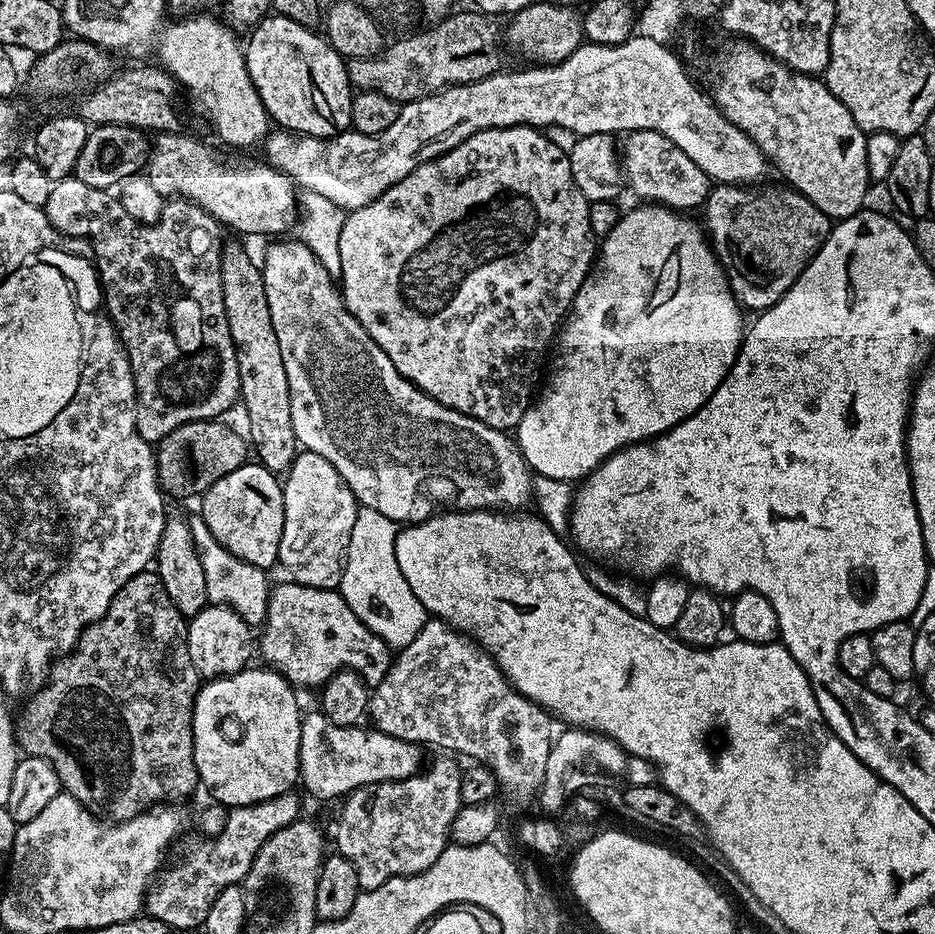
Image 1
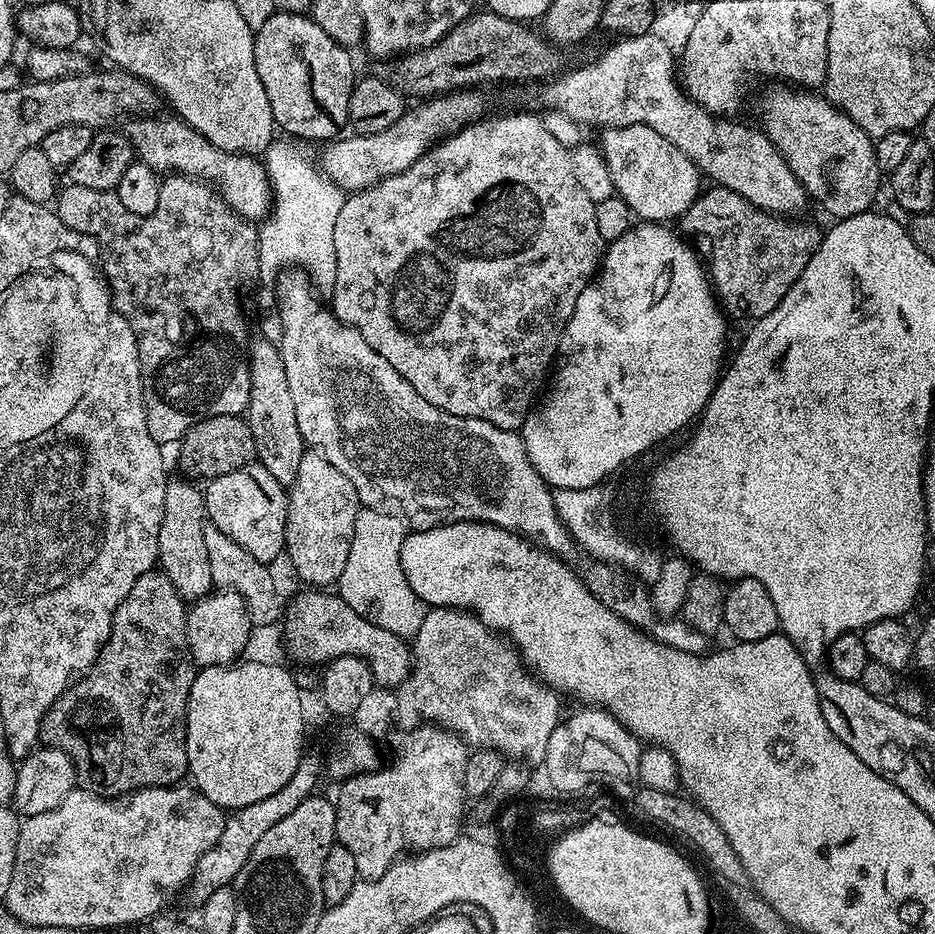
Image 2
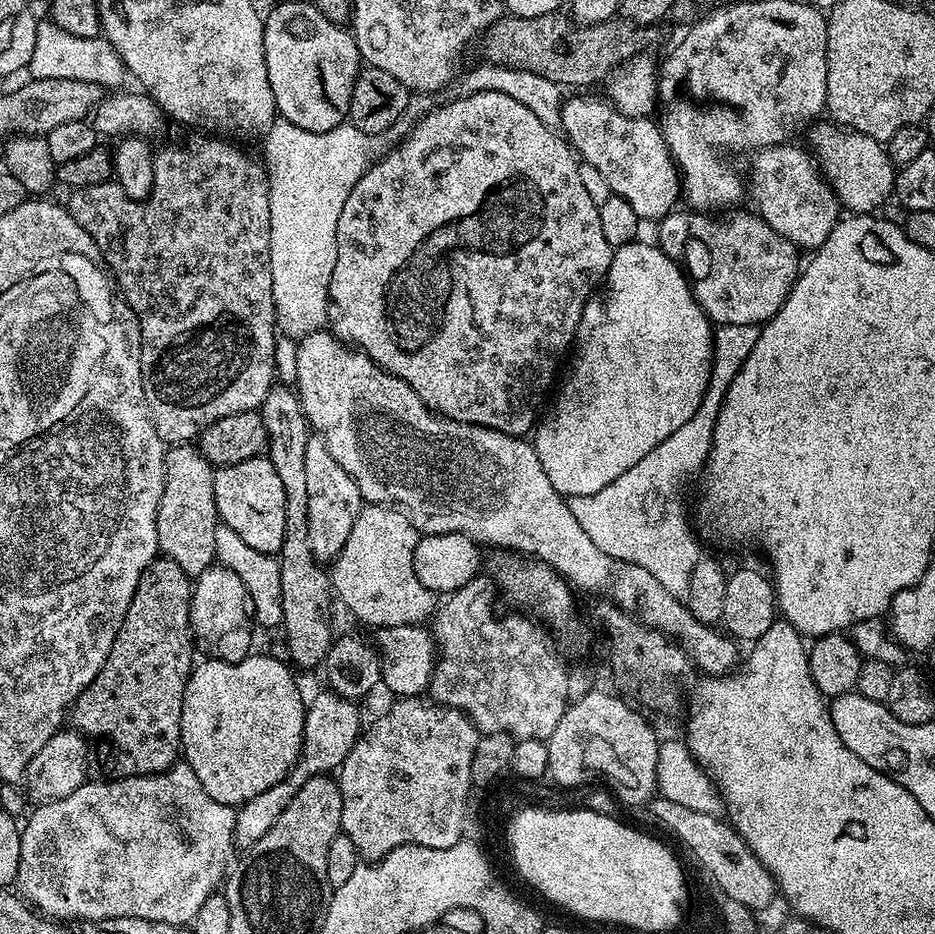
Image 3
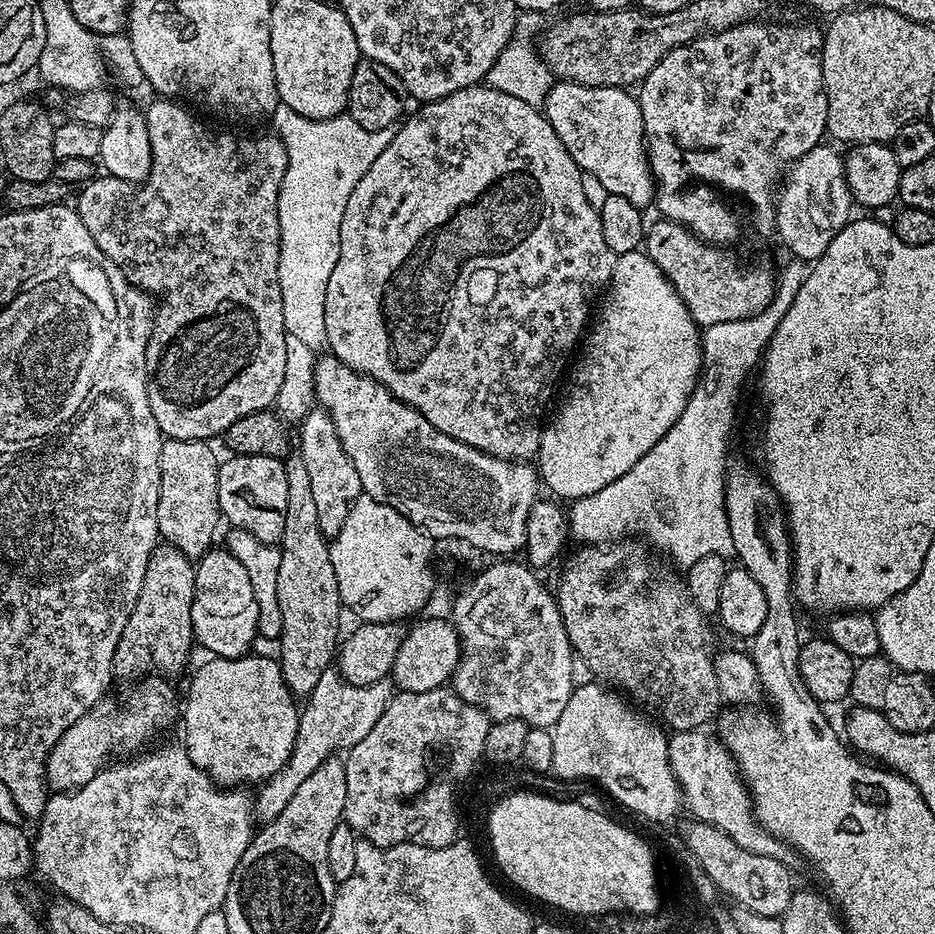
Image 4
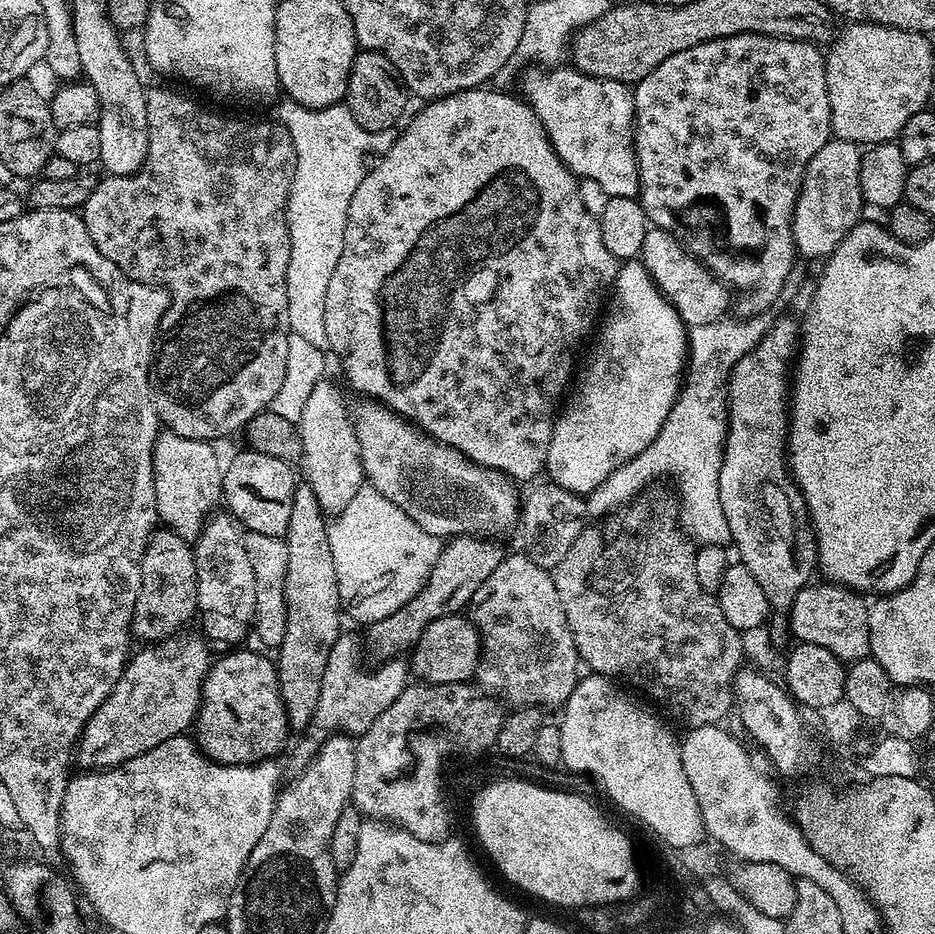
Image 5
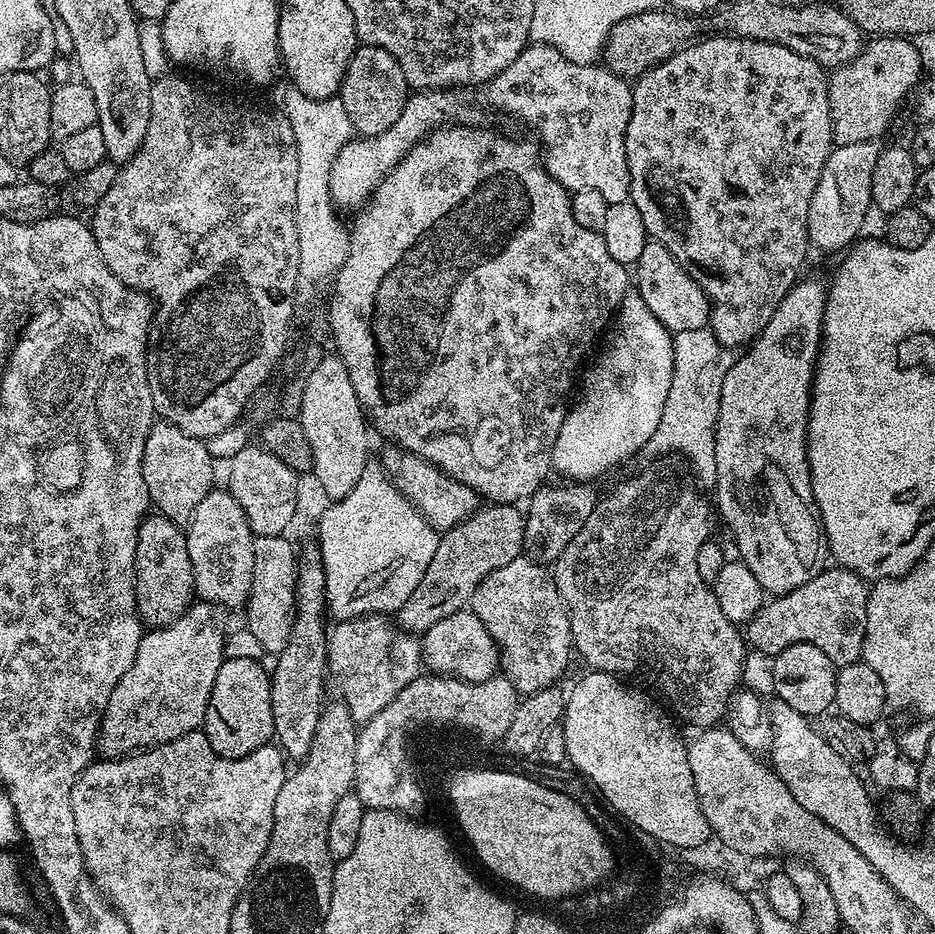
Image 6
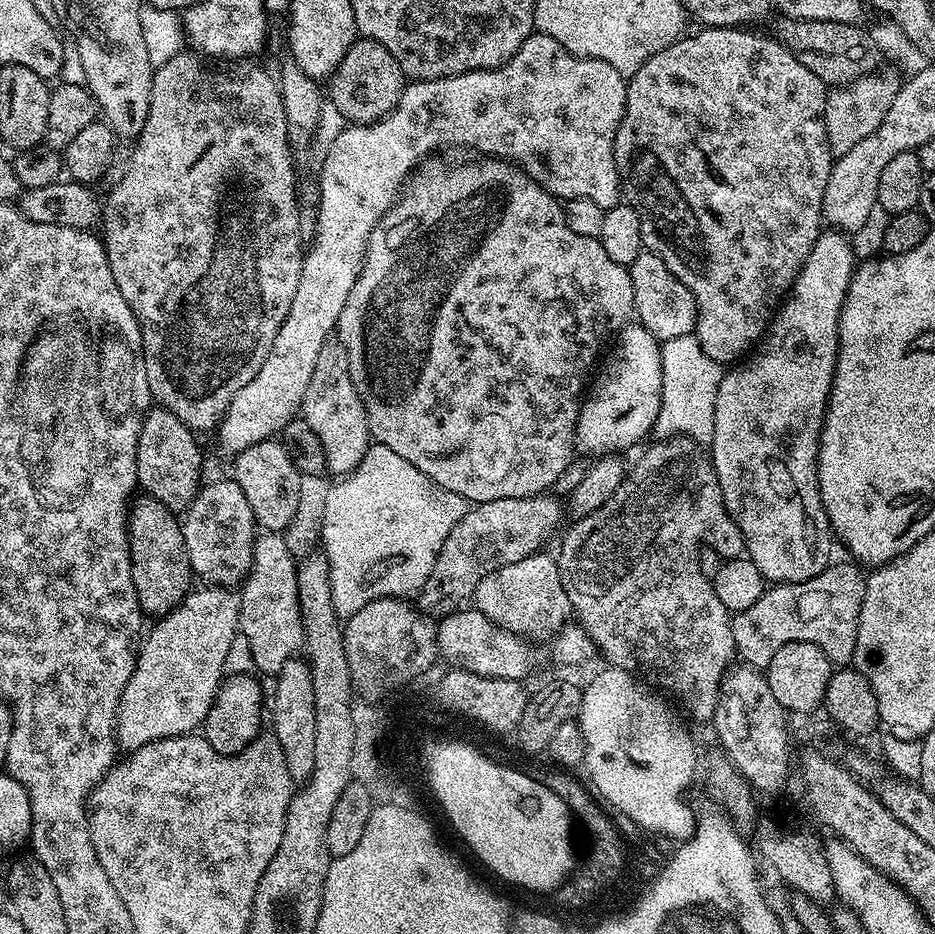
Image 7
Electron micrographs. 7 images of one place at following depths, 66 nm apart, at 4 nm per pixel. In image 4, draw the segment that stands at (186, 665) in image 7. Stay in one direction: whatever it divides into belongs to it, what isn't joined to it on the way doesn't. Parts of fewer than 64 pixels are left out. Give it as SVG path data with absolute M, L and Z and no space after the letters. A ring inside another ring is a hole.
M156 674L149 675L136 682L129 692L122 693L117 700L99 700L91 710L82 714L82 718L78 718L78 722L74 722L74 726L70 726L62 738L58 738L54 750L50 750L44 767L44 779L48 781L49 789L53 793L72 792L86 786L90 778L104 771L115 752L135 753L138 750L135 748L155 732L170 727L175 720L177 723L176 692L164 680L167 679Z

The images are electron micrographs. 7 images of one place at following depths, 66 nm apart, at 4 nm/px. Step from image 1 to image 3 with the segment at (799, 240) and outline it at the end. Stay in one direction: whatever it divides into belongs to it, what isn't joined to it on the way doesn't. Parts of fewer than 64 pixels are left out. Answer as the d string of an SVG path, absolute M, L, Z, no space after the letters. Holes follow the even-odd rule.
M674 210L669 216L664 216L658 221L658 227L660 228L656 232L655 239L658 241L659 248L670 257L671 260L675 260L682 265L683 271L686 273L691 285L692 293L695 294L696 300L700 303L700 308L703 309L705 316L713 325L719 326L722 324L733 324L734 326L746 326L747 324L755 324L757 326L763 326L768 321L774 318L774 314L778 314L778 310L786 302L786 298L790 294L790 290L794 286L796 277L800 275L802 271L802 256L801 249L796 245L791 244L786 238L782 238L782 234L778 234L778 230L774 230L769 226L765 220L761 218L755 211L749 210L749 212L736 212L740 210L728 210L723 214L709 214L707 212L697 212L695 210Z

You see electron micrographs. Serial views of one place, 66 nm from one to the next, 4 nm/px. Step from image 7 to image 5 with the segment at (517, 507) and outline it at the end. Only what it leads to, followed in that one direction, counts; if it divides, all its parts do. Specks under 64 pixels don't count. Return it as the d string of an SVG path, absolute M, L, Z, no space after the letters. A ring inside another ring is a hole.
M453 536L441 547L438 554L438 562L434 562L434 570L430 570L430 578L424 589L402 610L394 610L390 618L382 618L378 622L367 625L365 636L362 636L366 645L366 652L373 656L373 661L383 662L399 657L400 652L407 653L415 649L417 642L422 638L426 626L432 620L437 620L443 616L454 616L463 613L469 607L474 598L474 590L498 570L498 566L503 562L506 552L499 548L497 541L483 536Z

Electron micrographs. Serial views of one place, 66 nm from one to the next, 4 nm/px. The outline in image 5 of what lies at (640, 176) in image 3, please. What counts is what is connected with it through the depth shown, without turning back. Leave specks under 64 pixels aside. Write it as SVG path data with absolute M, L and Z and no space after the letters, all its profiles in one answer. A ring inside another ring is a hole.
M560 66L549 67L552 68L549 72L526 73L522 96L531 104L534 114L538 114L558 158L577 178L598 182L598 186L606 190L608 197L639 197L640 179L634 139L636 102L633 89L617 80L594 78L590 74L580 72L575 66L556 67Z

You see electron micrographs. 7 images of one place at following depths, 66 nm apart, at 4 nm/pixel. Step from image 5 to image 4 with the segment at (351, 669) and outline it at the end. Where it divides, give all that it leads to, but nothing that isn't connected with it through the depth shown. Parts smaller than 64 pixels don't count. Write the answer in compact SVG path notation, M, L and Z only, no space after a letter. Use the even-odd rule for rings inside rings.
M335 667L327 668L322 678L318 678L318 686L314 686L300 708L298 738L286 766L259 785L257 792L260 793L255 793L255 819L267 822L278 818L278 814L286 810L290 798L294 798L295 792L302 787L302 782L306 782L306 778L310 778L310 774L314 774L322 762L333 759L337 754L347 753L348 749L362 742L366 734L370 734L374 722L382 718L393 695L394 688L388 680L379 680L370 686L354 686L341 678Z

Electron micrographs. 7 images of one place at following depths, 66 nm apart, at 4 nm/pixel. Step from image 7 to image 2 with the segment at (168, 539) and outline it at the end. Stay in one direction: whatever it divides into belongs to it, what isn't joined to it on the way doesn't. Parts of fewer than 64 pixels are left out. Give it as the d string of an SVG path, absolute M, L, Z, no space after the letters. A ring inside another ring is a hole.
M153 570L142 574L130 586L130 594L122 598L122 606L112 619L112 633L108 635L107 642L100 650L100 658L80 677L74 680L63 694L52 703L50 710L44 716L40 724L40 735L45 745L60 748L72 759L72 764L76 767L76 782L85 792L96 792L99 796L115 798L121 794L136 791L137 788L158 788L174 784L185 779L188 770L188 759L186 758L186 714L188 713L188 695L190 686L194 686L198 667L192 660L190 646L187 644L187 616L189 609L186 602L174 590L174 582L164 576L163 571Z

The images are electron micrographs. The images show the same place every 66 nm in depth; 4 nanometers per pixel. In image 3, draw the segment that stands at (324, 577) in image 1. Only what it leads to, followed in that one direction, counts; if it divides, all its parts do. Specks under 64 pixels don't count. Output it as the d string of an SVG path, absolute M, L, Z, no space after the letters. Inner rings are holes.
M319 438L309 439L306 446L306 494L310 550L321 562L335 561L346 546L346 538L350 538L350 530L354 530L362 501L354 478L350 478L350 474L338 466L334 454L330 454L328 447Z

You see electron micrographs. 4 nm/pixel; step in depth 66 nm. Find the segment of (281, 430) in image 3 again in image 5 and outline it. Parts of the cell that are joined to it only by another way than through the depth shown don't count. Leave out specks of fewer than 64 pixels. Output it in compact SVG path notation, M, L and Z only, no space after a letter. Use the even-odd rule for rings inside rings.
M306 482L297 483L294 490L290 506L290 526L282 539L286 542L286 634L278 649L280 657L275 657L274 663L289 729L304 730L314 718L314 710L318 708L318 694L322 694L322 674L326 674L326 661L330 659L330 650L342 634L342 609L338 580L334 574L334 556L330 554L328 524L324 511L318 506L318 498L314 498L314 490Z

